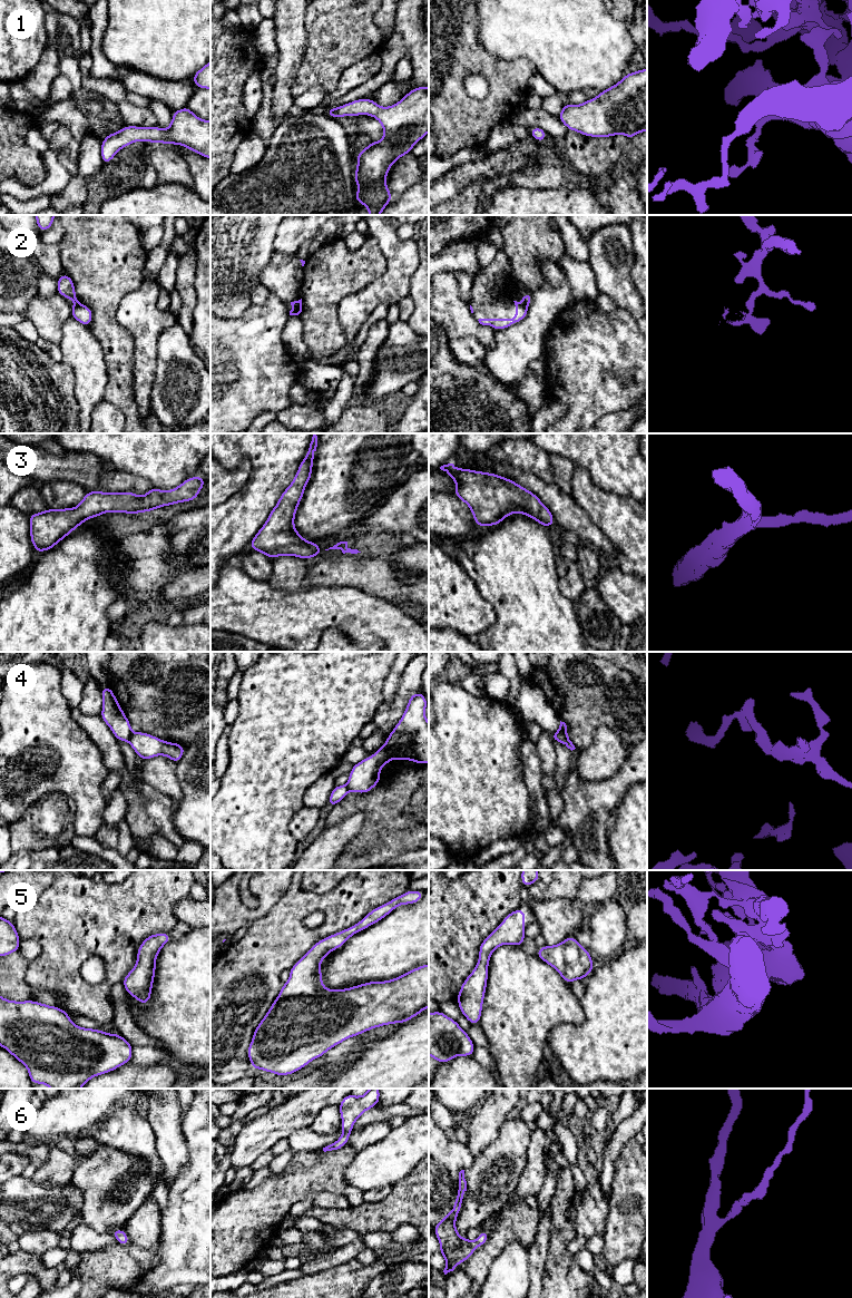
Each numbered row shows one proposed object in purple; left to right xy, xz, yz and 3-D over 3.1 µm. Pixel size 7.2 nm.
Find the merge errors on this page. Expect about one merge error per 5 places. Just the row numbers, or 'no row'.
2, 4

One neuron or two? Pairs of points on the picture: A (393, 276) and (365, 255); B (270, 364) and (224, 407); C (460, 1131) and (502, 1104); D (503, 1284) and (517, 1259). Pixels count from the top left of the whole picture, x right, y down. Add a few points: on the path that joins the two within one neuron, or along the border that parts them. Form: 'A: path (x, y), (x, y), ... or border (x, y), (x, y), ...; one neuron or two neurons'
A: border (379, 244), (387, 261), (387, 269), (364, 286); two neurons
B: path (258, 372), (235, 396); one neuron
C: border (464, 1128), (467, 1133), (466, 1144); two neurons
D: path (508, 1278), (512, 1265); one neuron

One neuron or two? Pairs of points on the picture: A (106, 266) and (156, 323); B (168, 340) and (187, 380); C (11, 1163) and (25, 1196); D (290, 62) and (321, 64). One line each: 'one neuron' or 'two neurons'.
A: two neurons
B: one neuron
C: two neurons
D: two neurons

